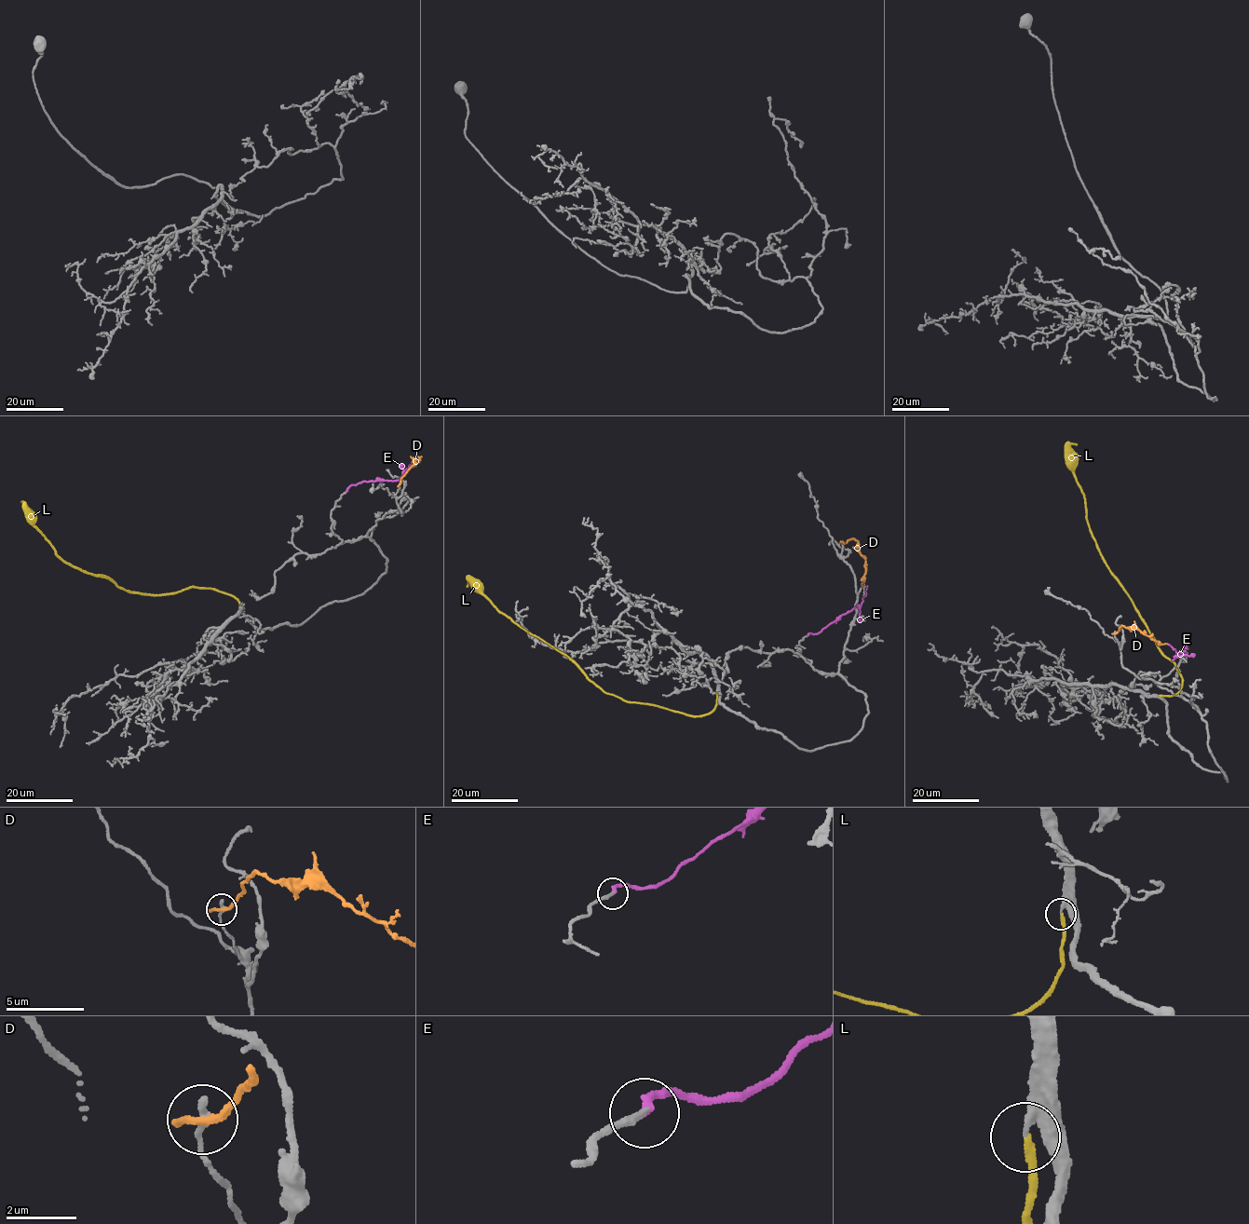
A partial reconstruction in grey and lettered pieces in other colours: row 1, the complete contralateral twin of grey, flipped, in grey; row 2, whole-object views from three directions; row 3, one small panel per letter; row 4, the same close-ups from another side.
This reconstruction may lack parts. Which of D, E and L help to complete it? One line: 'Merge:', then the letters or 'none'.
Merge: E, L

